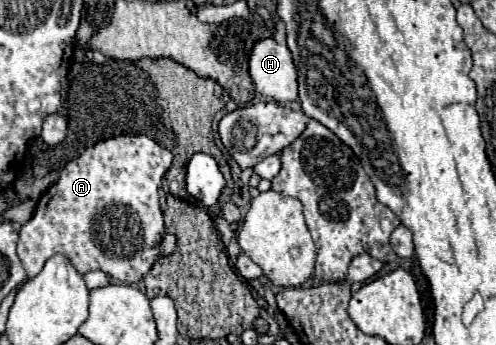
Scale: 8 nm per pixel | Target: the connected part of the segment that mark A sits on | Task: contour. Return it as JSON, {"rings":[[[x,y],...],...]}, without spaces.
{"rings":[[[146,135],[110,137],[86,149],[78,159],[70,161],[60,171],[60,179],[38,199],[32,219],[24,223],[18,233],[18,255],[26,267],[28,279],[38,275],[44,263],[56,253],[66,255],[80,275],[100,269],[114,281],[122,283],[136,283],[142,279],[158,255],[170,255],[176,247],[176,239],[164,231],[164,219],[158,201],[160,181],[170,165],[172,153]]]}

